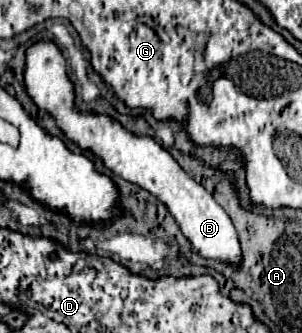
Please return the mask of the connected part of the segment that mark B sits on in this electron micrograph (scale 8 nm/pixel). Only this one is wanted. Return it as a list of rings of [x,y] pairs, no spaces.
[[[37,42],[27,50],[25,86],[33,102],[57,120],[57,126],[65,132],[67,138],[77,142],[81,148],[101,156],[105,166],[111,168],[115,174],[145,188],[161,204],[165,204],[199,256],[203,256],[205,260],[221,260],[239,270],[241,246],[237,230],[227,212],[213,200],[213,196],[201,184],[189,178],[183,168],[173,160],[173,156],[163,150],[153,138],[133,136],[109,116],[77,112],[73,106],[73,84],[67,78],[65,58],[53,42]]]

